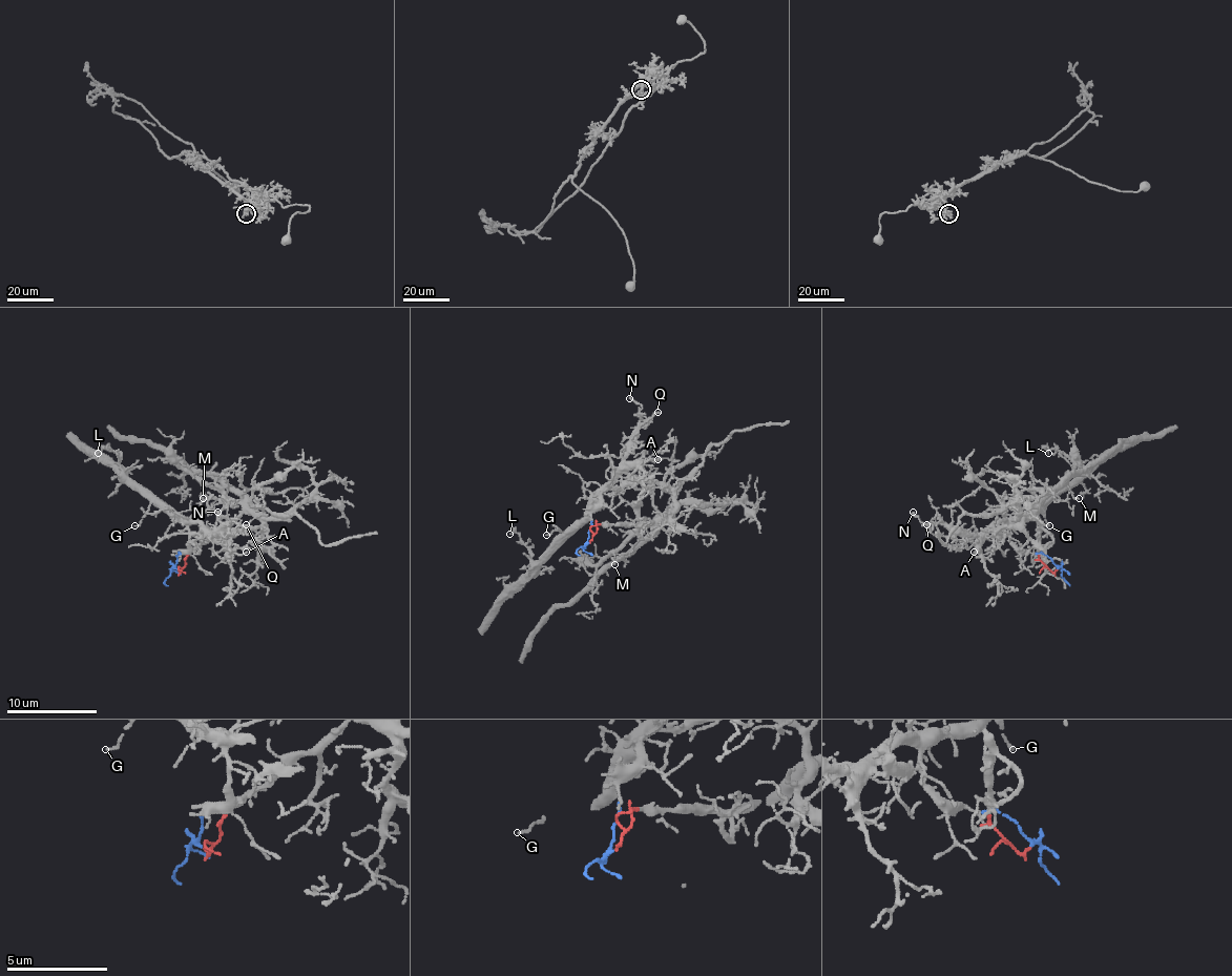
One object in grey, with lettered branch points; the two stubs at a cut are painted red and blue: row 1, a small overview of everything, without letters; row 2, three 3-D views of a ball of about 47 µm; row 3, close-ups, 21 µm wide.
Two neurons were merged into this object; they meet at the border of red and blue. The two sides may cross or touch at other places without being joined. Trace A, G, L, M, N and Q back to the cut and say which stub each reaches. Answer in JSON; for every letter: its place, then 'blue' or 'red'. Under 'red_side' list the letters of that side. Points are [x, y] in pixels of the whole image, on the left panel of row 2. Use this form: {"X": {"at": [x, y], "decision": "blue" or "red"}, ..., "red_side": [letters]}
{"A": {"at": [246, 552], "decision": "blue"}, "G": {"at": [134, 525], "decision": "blue"}, "L": {"at": [98, 453], "decision": "blue"}, "M": {"at": [203, 498], "decision": "red"}, "N": {"at": [217, 512], "decision": "blue"}, "Q": {"at": [246, 524], "decision": "blue"}, "red_side": ["M"]}

